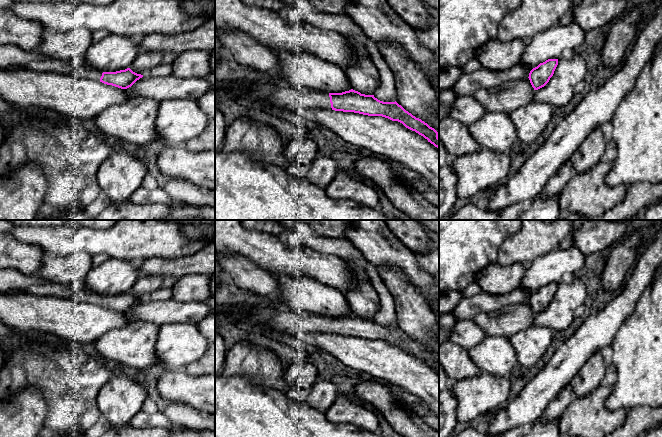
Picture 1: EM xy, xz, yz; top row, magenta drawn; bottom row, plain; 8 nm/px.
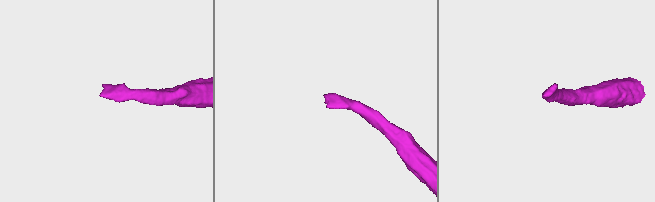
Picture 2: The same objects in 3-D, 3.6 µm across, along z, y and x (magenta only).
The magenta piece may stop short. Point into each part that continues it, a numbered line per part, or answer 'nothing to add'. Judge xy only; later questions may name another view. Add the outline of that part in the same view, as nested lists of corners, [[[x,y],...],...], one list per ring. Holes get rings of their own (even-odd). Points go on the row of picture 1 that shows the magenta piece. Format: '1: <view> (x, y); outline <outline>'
1: xy (20, 39); outline [[[0,8],[0,69],[22,68],[100,81],[103,72],[88,67],[82,60],[74,63],[42,55],[38,49],[46,33],[41,23]]]

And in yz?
nothing to add

